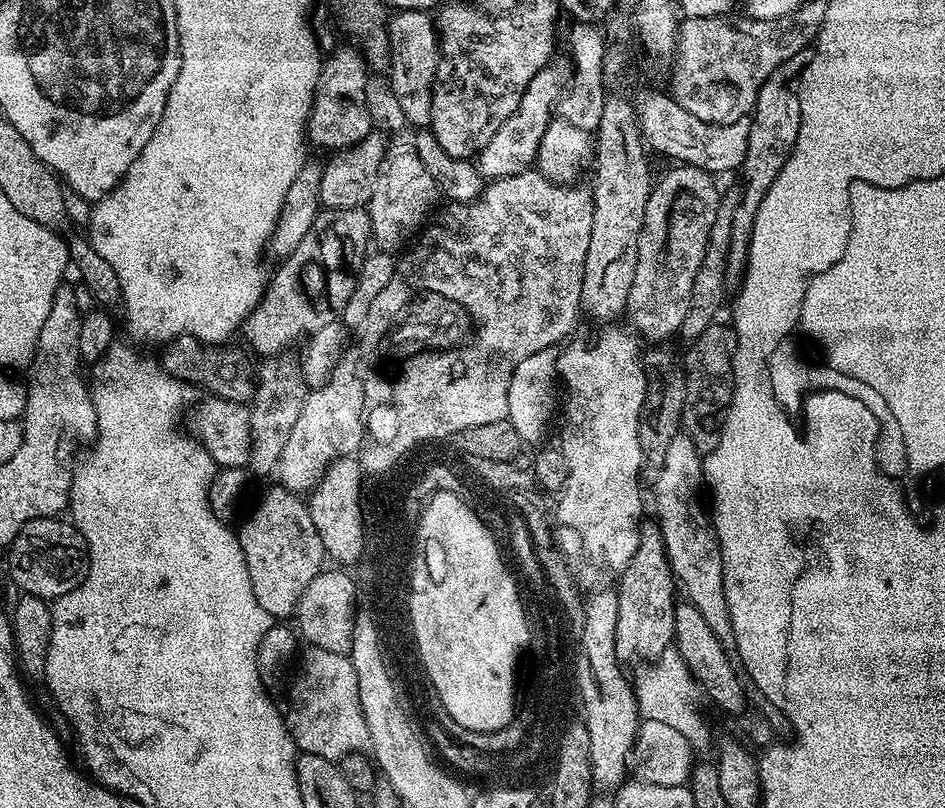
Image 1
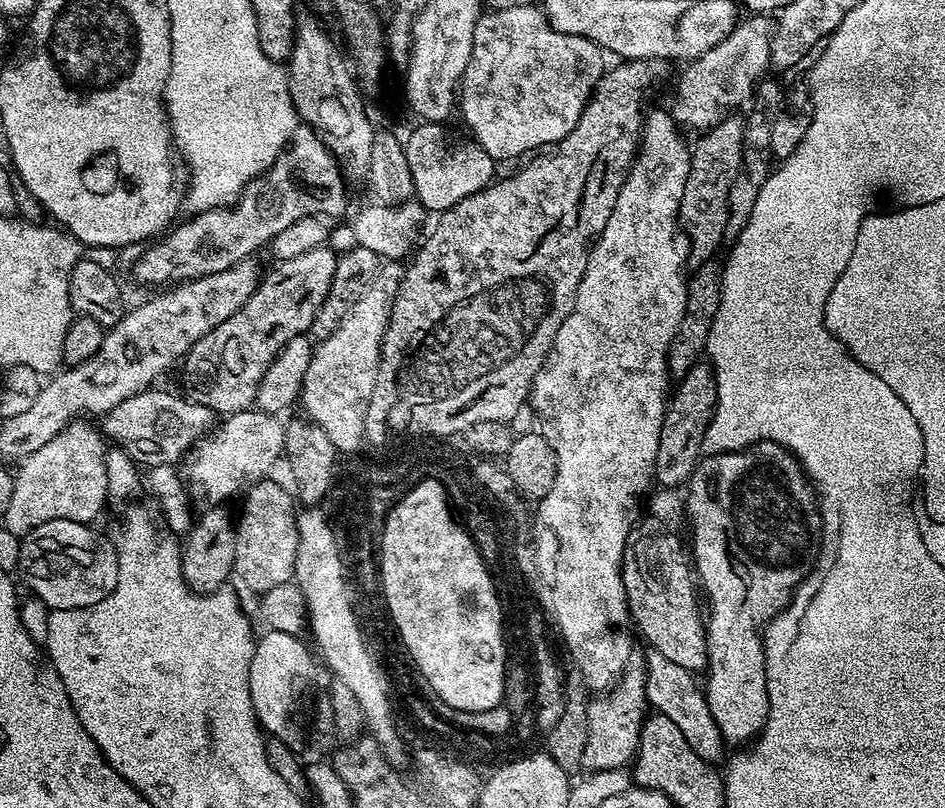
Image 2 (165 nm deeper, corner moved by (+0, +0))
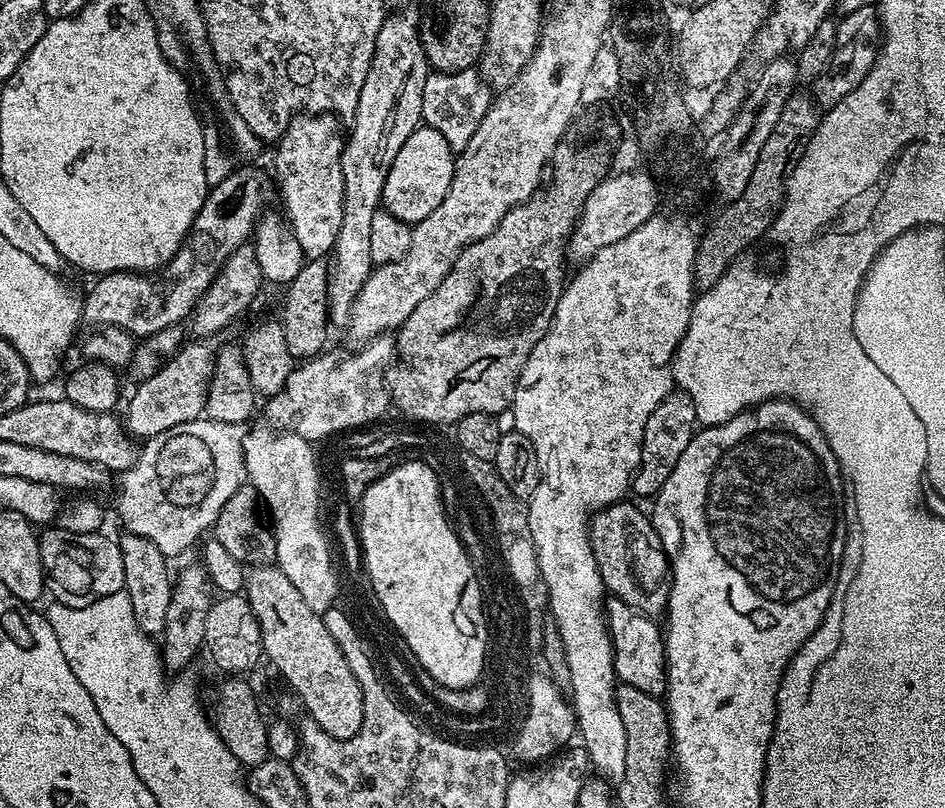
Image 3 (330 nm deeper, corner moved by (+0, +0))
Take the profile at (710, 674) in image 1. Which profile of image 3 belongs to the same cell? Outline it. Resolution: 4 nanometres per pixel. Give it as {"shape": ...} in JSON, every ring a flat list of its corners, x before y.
{"shape":[[621,502,609,504,589,521,588,537,599,576,605,589,617,600,653,618,668,607,670,565,657,538,651,517,636,506]]}

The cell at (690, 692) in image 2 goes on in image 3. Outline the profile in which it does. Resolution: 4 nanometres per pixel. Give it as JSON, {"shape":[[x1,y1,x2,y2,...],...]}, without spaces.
{"shape":[[615,598,606,604,608,636,612,640,612,661,619,683,646,690,646,694,660,698,668,687,668,673,664,659,664,637,662,628,653,617,646,616,626,602]]}

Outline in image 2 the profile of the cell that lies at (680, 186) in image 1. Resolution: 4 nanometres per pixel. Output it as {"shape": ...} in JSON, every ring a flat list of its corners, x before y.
{"shape":[[736,114,729,115,703,133,692,148,690,178,686,178,686,194,680,199,680,227,688,236,693,265,699,266,713,259,716,253,712,252,718,251,720,243,726,240,730,185,738,178,742,162,744,123]]}

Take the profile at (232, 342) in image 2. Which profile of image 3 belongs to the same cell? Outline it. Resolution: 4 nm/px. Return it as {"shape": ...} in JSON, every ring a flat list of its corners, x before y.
{"shape":[[196,338,191,342,177,348,152,375,139,381,136,393,128,400,128,413,122,416,129,436,145,441,182,422,201,419,216,361,214,348,208,345,211,343,207,339]]}

